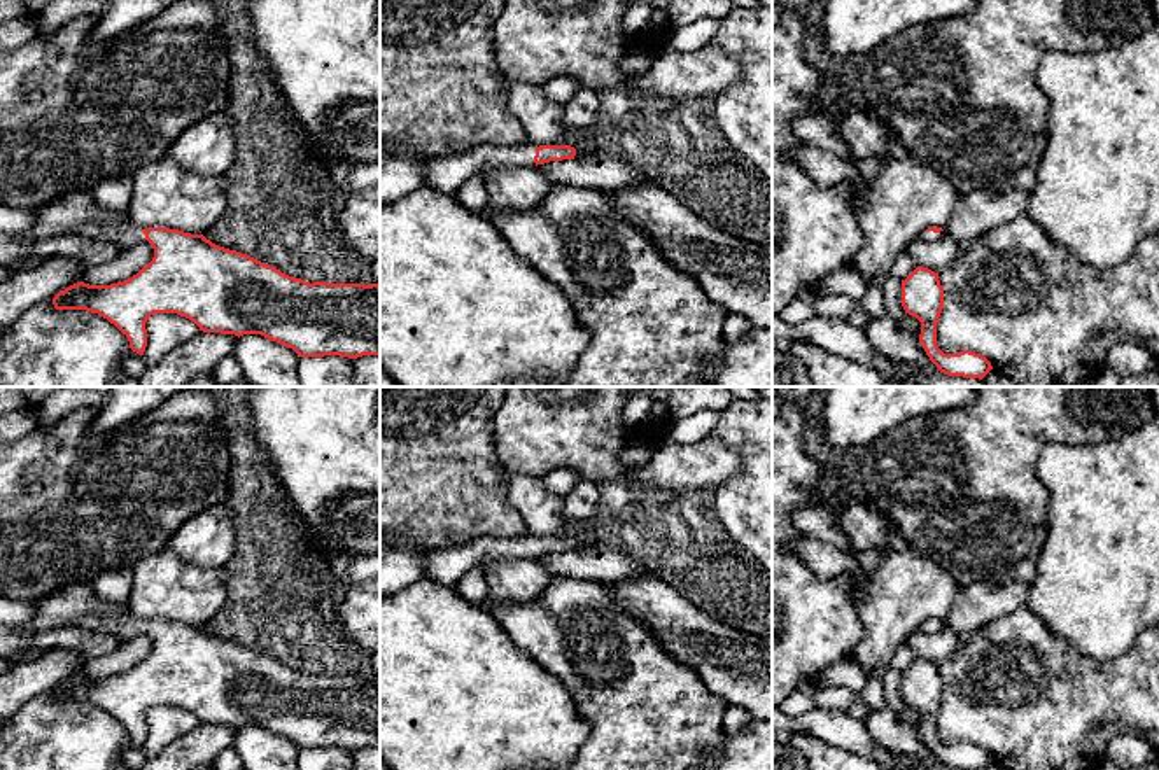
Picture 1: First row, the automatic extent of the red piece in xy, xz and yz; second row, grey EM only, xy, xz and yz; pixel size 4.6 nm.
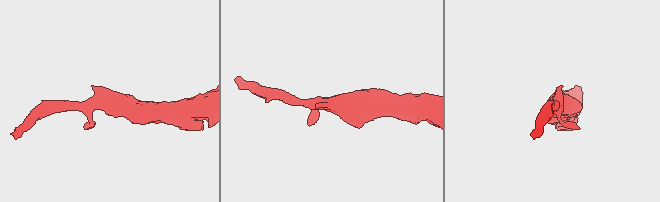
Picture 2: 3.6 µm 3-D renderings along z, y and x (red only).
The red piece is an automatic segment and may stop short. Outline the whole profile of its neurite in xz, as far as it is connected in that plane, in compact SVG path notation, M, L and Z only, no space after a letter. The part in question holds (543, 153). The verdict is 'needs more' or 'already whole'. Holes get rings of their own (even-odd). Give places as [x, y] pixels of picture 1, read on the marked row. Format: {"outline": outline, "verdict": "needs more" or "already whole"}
{"outline": "M527 140L513 147L481 144L445 158L424 154L410 145L380 142L380 158L413 158L420 161L425 186L446 194L455 194L467 178L492 164L537 166L550 161L574 159L574 156L576 149L571 145L536 147Z", "verdict": "needs more"}

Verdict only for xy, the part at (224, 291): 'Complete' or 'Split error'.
Split error

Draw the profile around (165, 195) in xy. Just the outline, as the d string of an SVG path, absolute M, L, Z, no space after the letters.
M170 158L133 175L128 217L133 226L205 234L228 206L222 177L203 177Z

